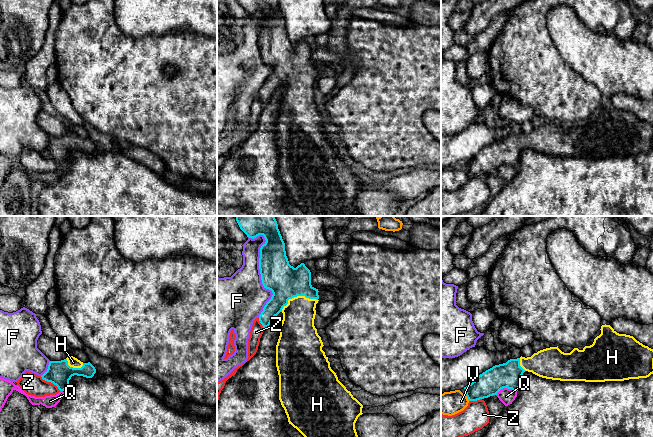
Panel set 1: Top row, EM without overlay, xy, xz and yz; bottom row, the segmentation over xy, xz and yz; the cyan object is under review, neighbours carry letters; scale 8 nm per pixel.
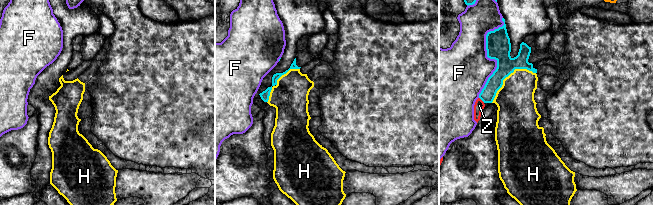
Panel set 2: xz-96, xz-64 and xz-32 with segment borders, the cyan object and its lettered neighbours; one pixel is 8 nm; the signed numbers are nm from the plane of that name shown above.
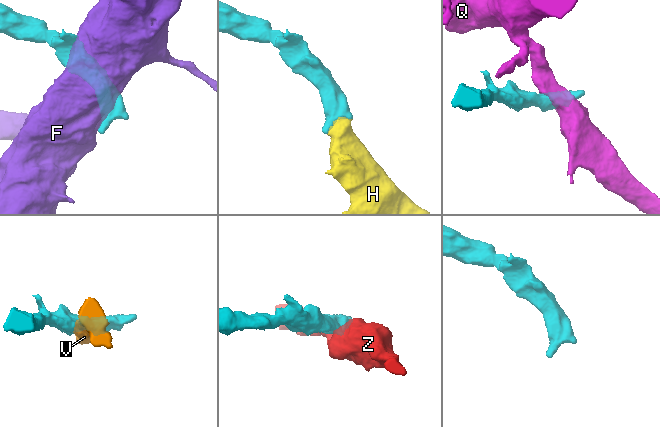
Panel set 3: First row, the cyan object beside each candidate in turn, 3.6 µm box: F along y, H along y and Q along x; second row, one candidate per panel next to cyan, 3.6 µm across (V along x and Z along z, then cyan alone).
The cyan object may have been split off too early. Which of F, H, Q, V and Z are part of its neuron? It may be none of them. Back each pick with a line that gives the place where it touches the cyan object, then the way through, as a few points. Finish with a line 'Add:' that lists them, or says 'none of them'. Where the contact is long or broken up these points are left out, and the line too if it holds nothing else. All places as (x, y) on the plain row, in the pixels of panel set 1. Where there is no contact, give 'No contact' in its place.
H: Touches cyan at xz (297, 71). Path across: xz (286, 58), (297, 71), (297, 102)
Add: H

